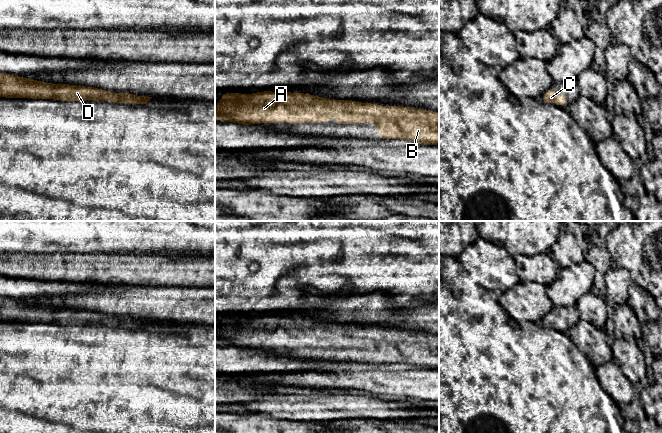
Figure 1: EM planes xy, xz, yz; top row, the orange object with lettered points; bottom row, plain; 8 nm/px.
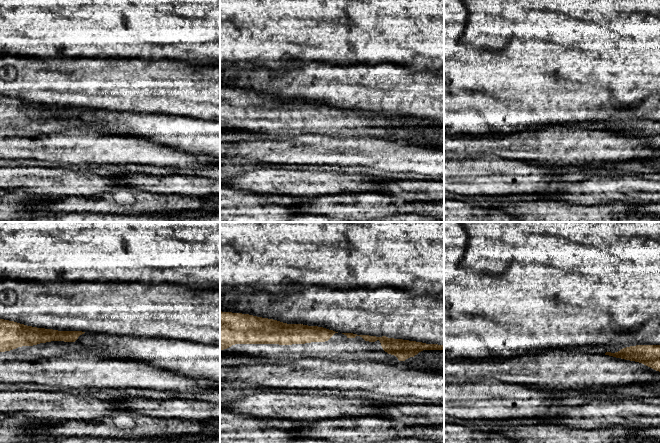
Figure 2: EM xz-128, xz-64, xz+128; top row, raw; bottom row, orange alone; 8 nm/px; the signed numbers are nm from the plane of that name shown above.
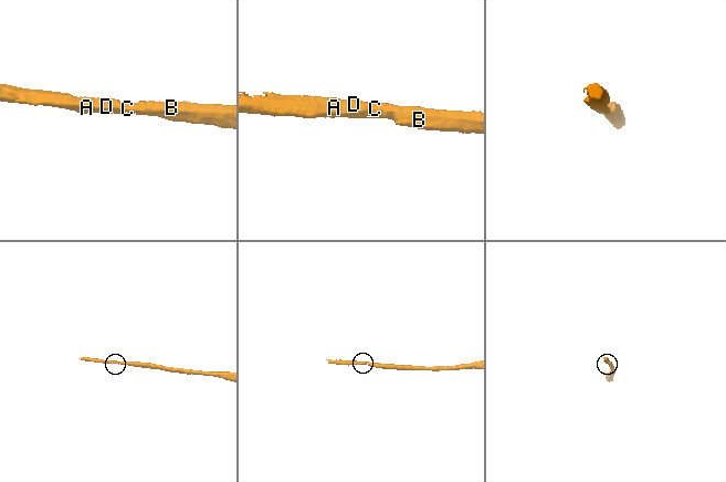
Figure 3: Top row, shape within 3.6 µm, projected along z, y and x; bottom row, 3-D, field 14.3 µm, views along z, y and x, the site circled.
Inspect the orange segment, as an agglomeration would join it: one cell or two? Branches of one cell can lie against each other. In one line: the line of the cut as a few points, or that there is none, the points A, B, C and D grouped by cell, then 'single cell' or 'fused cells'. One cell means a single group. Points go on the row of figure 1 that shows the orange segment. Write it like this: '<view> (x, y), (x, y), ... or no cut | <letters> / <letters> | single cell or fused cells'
no cut | A B C D | single cell

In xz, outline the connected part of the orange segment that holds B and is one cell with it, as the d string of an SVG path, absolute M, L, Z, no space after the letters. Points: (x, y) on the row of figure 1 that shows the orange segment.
M262 91L251 94L225 92L216 103L215 119L241 125L260 123L325 123L335 116L335 124L375 123L378 139L403 139L422 145L439 145L439 112L406 106L381 106L354 100L335 100L312 94Z

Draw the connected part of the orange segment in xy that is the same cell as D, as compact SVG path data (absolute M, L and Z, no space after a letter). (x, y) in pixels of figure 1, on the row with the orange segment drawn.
M0 73L0 97L52 99L59 101L107 101L123 104L147 104L152 98L132 93L113 93L96 87L52 84Z

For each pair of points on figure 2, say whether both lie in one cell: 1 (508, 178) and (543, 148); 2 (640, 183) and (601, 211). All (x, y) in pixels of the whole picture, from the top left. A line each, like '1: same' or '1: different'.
1: different
2: different

